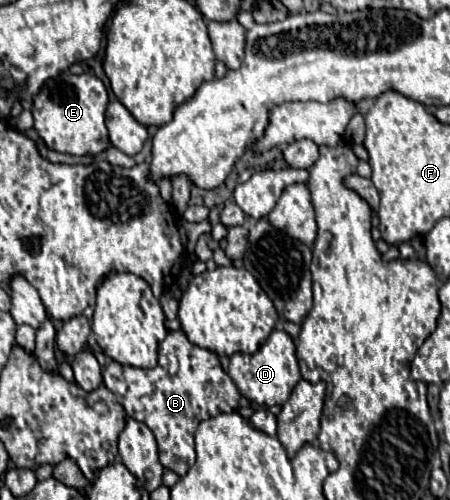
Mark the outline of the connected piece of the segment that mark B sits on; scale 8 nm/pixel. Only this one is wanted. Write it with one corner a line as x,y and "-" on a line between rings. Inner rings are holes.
169,331
159,345
159,363
153,369
137,369
121,363
111,363
103,371
103,381
111,389
117,401
125,407
131,419
143,421
155,435
159,447
159,461
165,469
185,475
195,463
193,433
195,427
211,419
213,415
239,409
239,391
231,377
221,369
221,363
213,351
191,343
183,331
-
163,347
163,351
161,351
-
167,355
177,357
177,373
169,373

